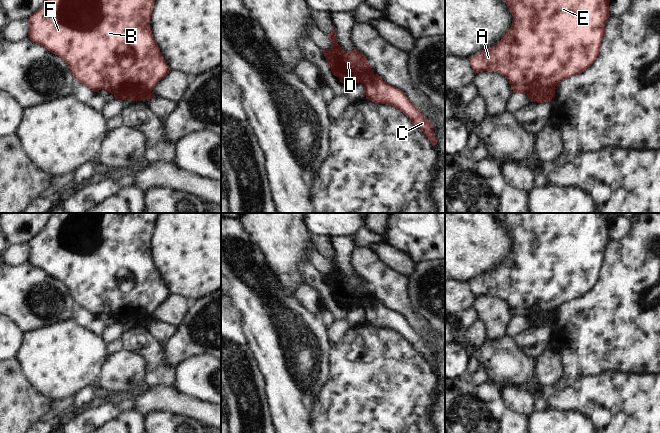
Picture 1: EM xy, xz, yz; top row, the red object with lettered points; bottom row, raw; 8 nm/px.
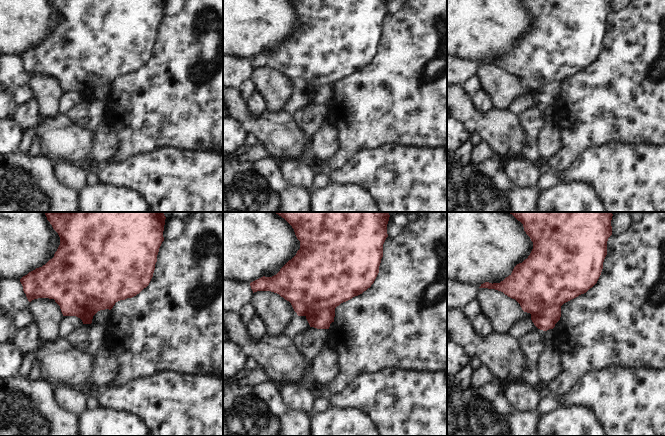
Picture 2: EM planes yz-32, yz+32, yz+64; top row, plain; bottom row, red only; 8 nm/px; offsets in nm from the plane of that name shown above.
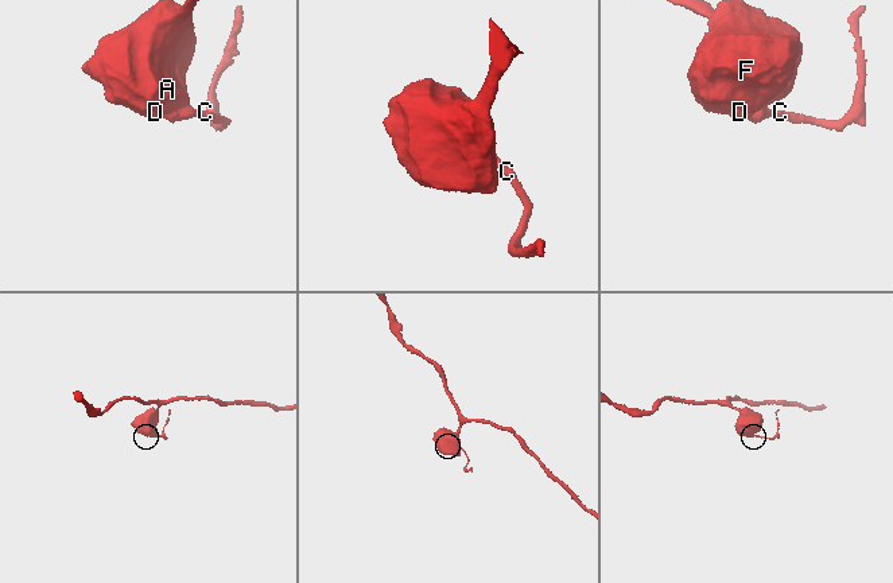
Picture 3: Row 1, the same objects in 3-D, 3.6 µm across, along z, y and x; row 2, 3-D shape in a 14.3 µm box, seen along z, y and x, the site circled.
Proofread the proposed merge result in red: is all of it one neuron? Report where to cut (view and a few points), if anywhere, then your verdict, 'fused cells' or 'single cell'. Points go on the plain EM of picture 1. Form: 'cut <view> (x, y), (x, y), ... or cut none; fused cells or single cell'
cut yz (554, 311), (542, 311), (528, 319); fused cells

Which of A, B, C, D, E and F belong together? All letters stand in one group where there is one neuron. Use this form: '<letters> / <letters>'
A B D E F / C

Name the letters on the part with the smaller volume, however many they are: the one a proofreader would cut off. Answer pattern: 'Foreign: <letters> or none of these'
Foreign: C

